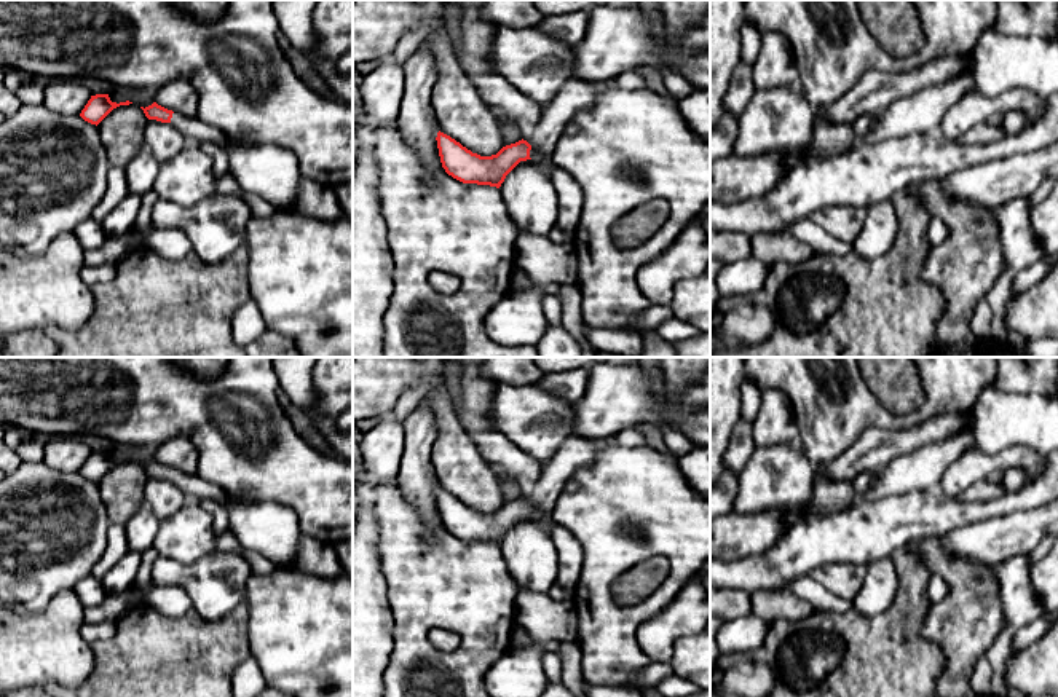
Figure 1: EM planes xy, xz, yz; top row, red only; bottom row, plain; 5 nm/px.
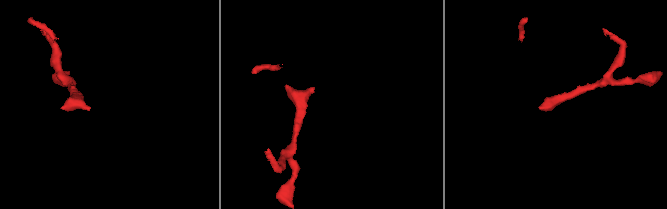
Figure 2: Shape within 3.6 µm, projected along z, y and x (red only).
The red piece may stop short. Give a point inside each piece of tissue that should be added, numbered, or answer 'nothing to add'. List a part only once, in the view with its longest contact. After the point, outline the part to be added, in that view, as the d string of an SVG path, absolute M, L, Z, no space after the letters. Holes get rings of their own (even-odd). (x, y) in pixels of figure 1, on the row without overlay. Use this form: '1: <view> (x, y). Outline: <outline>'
1: xy (268, 528). Outline: M172 471L176 483L188 499L212 499L228 514L230 528L239 544L268 558L278 569L289 569L300 547L300 522L297 514L278 502L238 502L227 491L198 474Z

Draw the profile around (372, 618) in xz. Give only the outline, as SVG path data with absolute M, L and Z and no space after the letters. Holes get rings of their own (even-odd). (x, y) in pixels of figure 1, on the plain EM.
M361 486L353 530L353 697L383 697L383 673L391 649L393 611L380 568L373 494L367 486Z

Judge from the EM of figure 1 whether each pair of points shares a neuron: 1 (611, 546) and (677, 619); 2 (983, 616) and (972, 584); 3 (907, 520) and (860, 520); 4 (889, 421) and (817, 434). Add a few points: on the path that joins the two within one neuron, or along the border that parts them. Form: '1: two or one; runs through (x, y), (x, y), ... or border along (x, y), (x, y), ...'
1: two; border along (691, 579), (659, 611), (635, 629)
2: one; runs through (975, 608), (974, 592)
3: one; runs through (896, 522), (872, 522)
4: one; runs through (872, 418), (835, 418)

